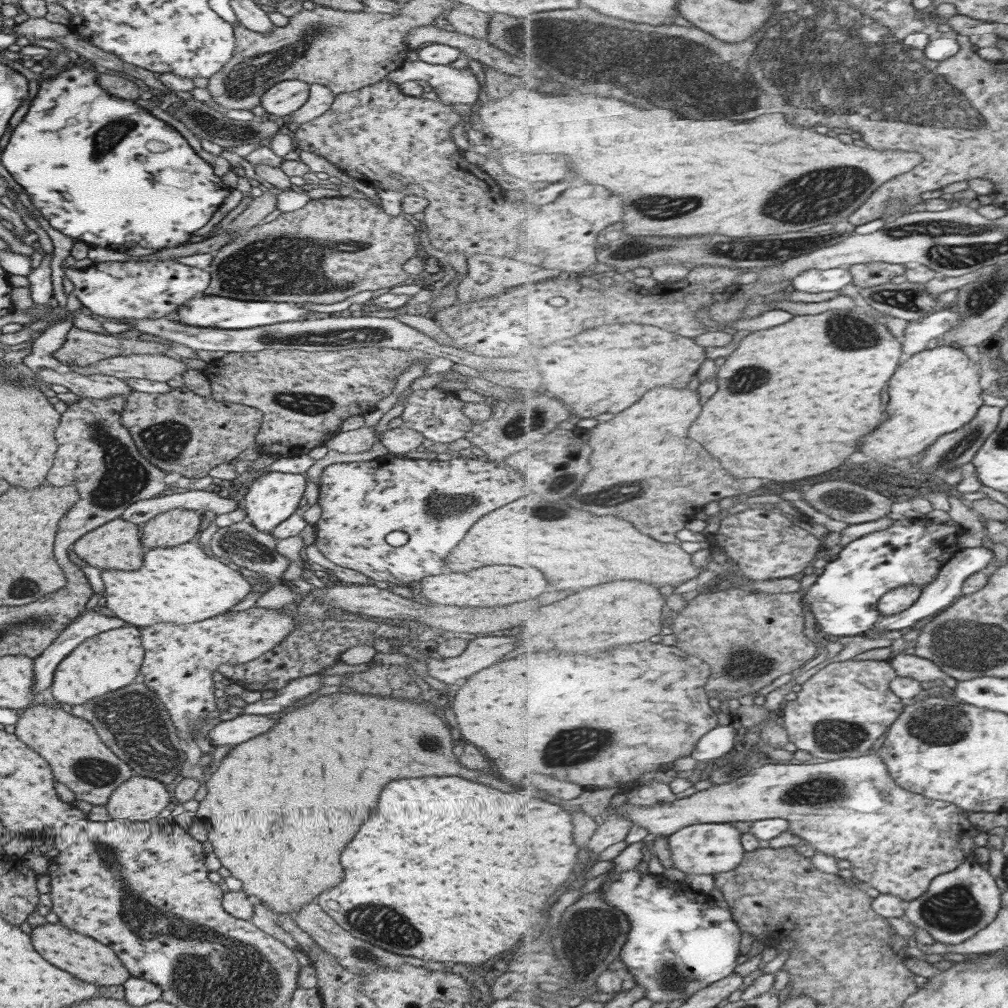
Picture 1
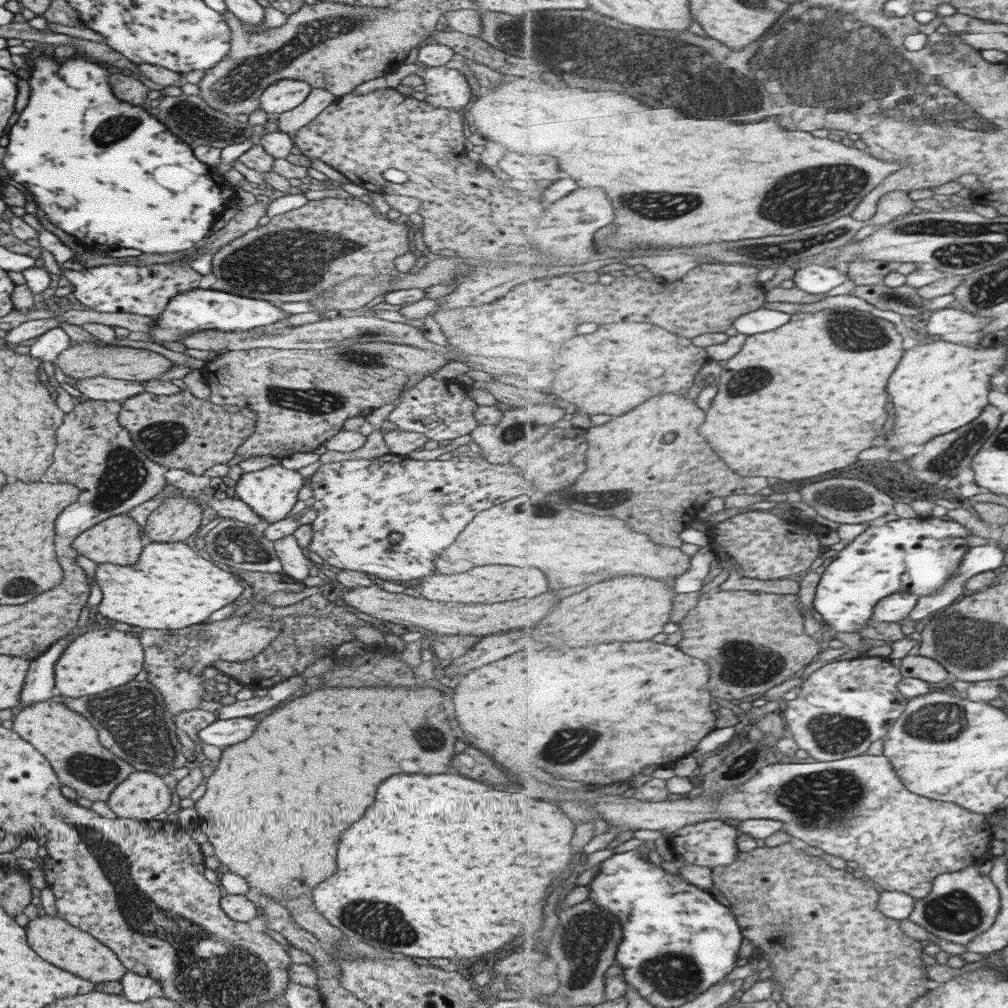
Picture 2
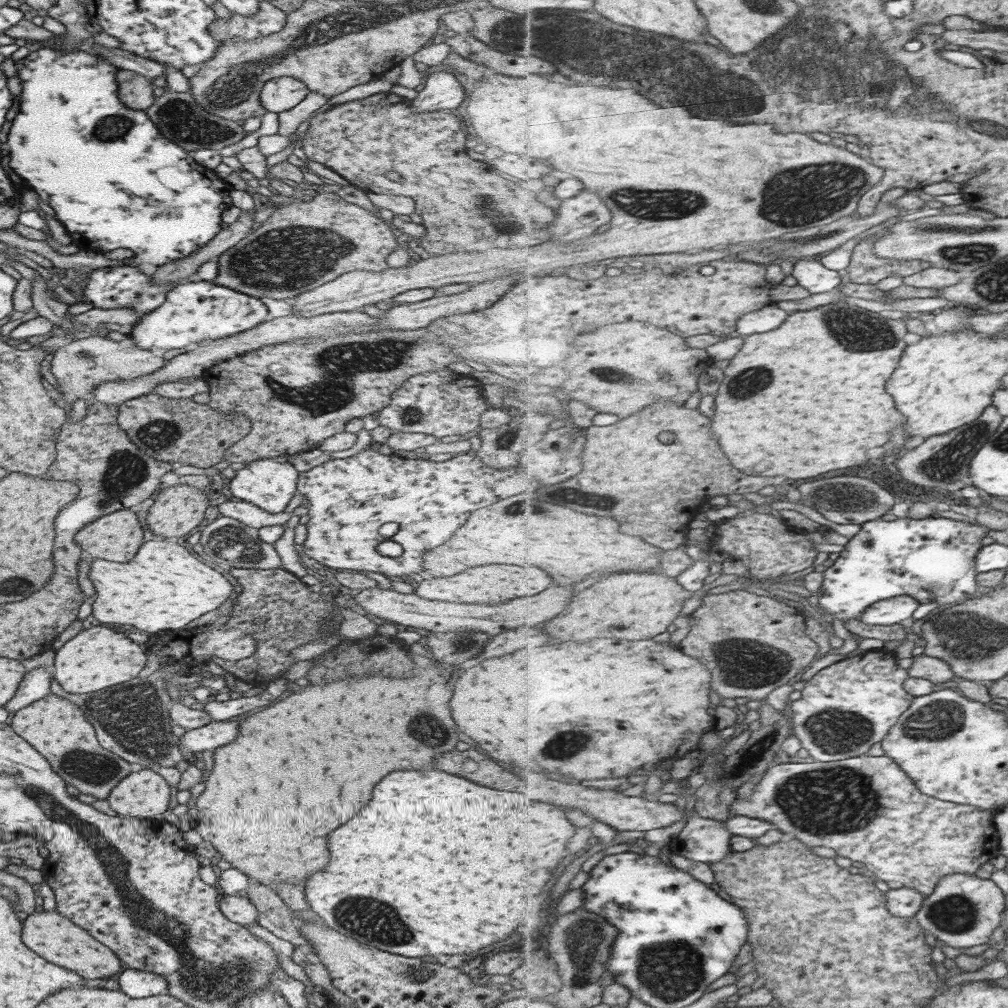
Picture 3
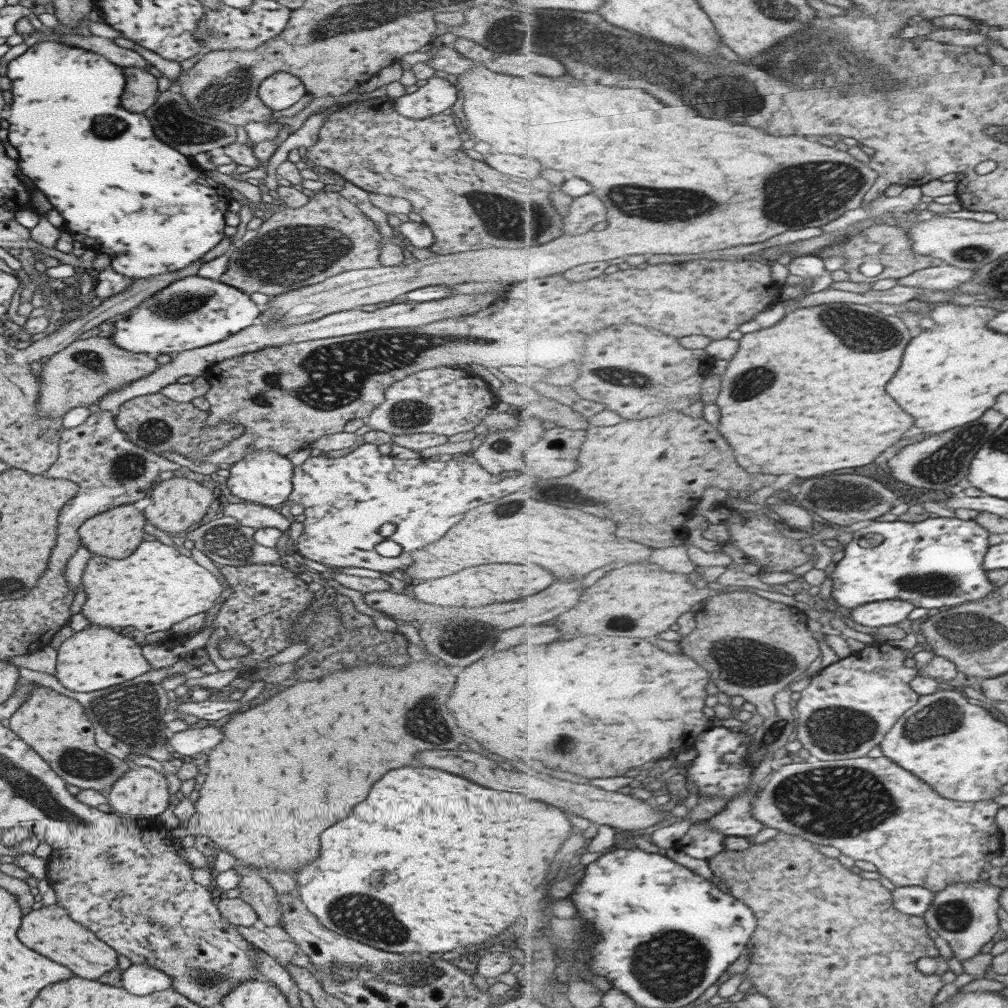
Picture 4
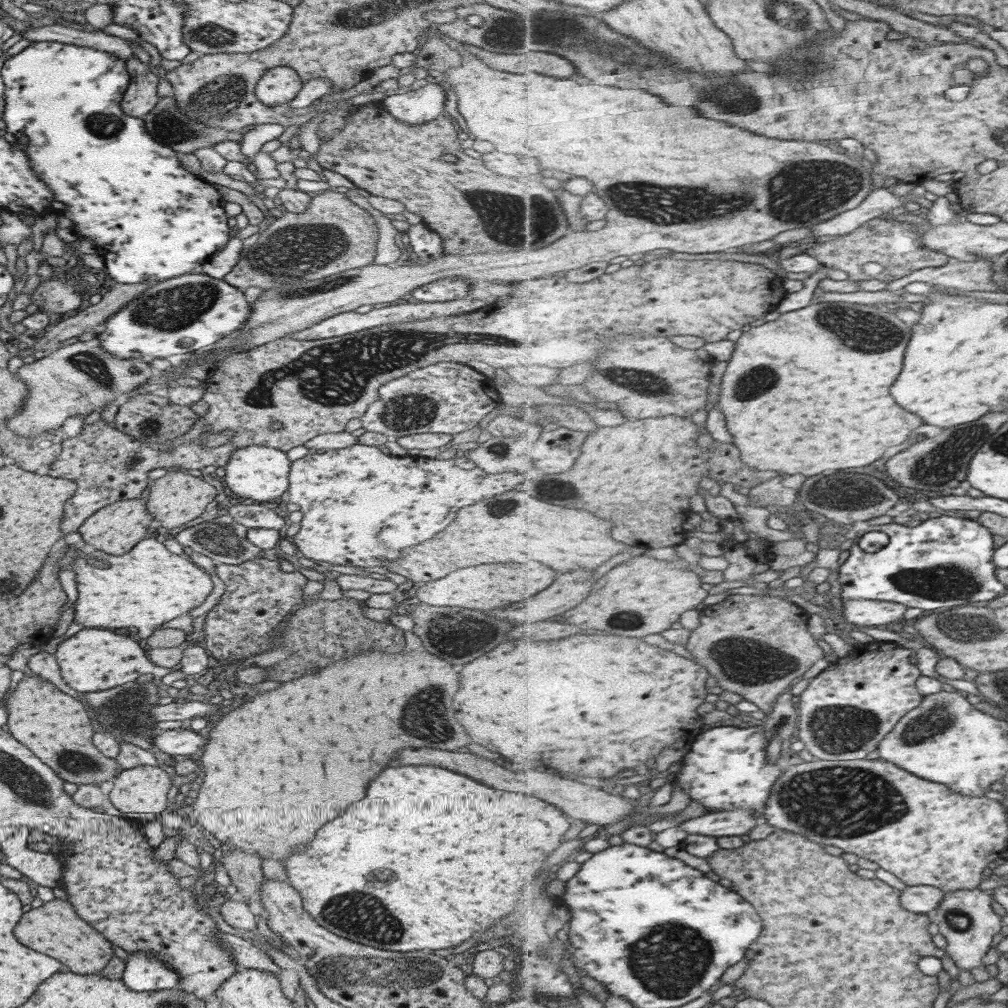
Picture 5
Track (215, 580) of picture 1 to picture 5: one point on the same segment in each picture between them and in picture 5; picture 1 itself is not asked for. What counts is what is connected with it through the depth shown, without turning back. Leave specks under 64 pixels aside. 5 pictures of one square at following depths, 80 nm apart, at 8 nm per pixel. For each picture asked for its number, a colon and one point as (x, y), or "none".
2: (169, 586)
3: (164, 587)
4: (155, 586)
5: (149, 585)

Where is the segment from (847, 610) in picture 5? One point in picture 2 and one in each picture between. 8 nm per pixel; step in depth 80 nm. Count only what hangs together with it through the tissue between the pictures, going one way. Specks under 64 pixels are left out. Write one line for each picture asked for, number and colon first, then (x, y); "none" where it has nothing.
2: (900, 605)
3: (895, 610)
4: (887, 612)

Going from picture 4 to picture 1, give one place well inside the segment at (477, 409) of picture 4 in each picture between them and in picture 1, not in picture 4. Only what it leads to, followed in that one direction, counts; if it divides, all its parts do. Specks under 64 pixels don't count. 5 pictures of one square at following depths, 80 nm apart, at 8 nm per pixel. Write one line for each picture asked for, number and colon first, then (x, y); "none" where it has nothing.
1: (435, 413)
2: (440, 409)
3: (439, 403)

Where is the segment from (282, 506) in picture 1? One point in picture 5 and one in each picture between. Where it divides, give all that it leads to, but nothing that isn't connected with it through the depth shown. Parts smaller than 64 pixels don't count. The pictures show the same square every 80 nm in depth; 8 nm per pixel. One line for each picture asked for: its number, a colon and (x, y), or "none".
2: (270, 493)
3: (267, 484)
4: (263, 477)
5: (258, 472)

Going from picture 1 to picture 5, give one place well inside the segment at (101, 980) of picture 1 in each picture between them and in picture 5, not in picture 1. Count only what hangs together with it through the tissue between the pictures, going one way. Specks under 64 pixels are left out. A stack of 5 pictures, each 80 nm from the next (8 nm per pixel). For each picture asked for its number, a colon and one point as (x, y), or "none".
2: (57, 942)
3: (58, 940)
4: (48, 930)
5: (53, 929)

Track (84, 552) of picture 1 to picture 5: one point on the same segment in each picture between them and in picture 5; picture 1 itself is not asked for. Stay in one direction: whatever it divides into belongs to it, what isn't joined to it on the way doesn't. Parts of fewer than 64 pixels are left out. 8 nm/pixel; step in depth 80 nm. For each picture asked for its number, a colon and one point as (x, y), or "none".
2: (116, 540)
3: (117, 536)
4: (114, 533)
5: (116, 528)

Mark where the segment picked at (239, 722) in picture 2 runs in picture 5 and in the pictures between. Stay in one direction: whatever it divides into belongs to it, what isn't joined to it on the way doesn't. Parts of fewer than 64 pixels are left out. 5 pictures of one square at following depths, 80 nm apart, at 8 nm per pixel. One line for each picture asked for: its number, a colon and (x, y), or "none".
3: (216, 733)
4: (188, 742)
5: (181, 741)

